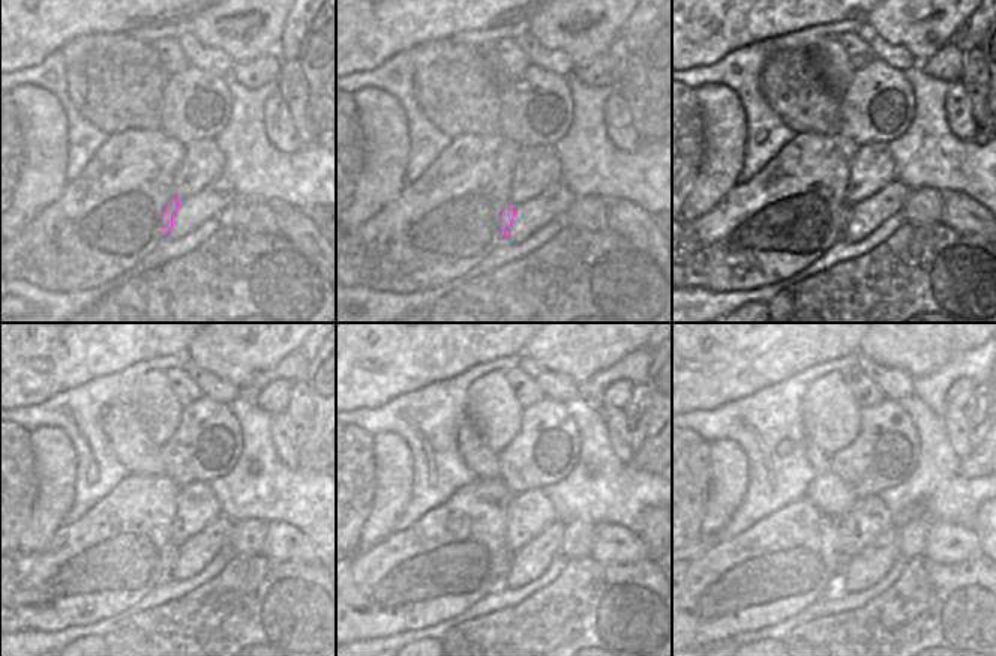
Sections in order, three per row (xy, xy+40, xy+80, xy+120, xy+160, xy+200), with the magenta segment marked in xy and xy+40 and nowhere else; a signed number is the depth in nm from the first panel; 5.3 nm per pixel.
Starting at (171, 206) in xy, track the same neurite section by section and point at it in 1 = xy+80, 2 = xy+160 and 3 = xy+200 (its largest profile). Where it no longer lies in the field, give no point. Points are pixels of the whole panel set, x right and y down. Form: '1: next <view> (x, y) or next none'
1: next xy+80 (845, 215)
2: next xy+160 (509, 554)
3: next xy+200 (837, 583)

